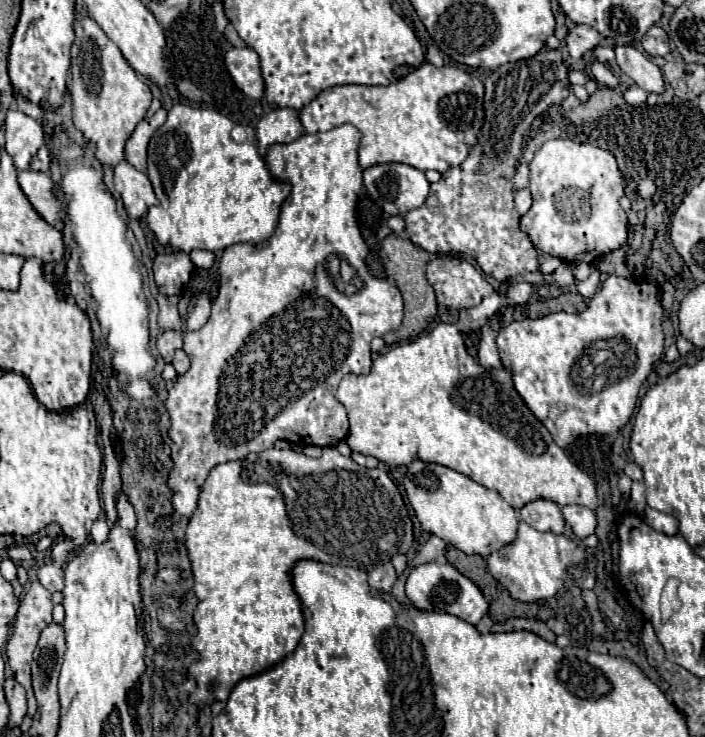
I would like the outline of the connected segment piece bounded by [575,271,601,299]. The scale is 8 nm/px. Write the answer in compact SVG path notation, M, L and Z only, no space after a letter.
M593 271L585 281L577 281L575 279L575 287L577 287L577 291L583 295L583 297L593 297L595 293L597 293L597 287L599 287L599 271Z

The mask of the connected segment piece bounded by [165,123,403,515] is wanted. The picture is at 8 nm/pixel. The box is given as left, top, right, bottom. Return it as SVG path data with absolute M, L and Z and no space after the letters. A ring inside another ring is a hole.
M343 123L331 131L325 133L305 133L299 139L291 141L291 143L275 143L269 147L265 161L269 165L269 171L281 179L291 183L291 193L289 197L283 201L281 211L279 211L279 221L275 227L275 233L265 239L265 243L239 243L239 245L231 245L223 251L221 257L221 265L219 265L219 273L221 273L221 285L219 285L219 295L211 305L211 317L209 321L203 325L203 329L199 331L187 331L183 335L185 341L185 353L189 353L191 359L191 369L183 375L177 377L175 387L169 391L167 397L167 411L171 415L171 457L173 457L173 471L169 475L169 487L173 489L173 509L181 515L191 515L197 509L197 499L201 493L201 485L205 483L209 471L219 465L219 463L227 463L227 461L237 461L237 459L245 459L251 451L265 451L269 447L273 447L273 443L277 439L285 439L289 443L295 445L319 445L319 447L335 447L339 441L343 441L347 437L349 431L349 421L347 421L347 411L345 407L335 401L335 391L337 385L341 381L343 375L347 373L369 373L371 369L371 351L369 351L369 343L373 337L381 337L393 329L397 329L401 325L403 319L403 299L399 289L385 279L373 279L367 271L365 265L365 255L367 255L367 245L361 237L361 231L357 227L357 219L355 219L355 205L357 205L357 197L363 189L363 169L357 161L357 149L359 149L359 141L361 141L361 131L357 127L353 127L351 123Z

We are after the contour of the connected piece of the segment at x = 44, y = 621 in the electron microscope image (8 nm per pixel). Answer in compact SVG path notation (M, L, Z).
M33 581L25 593L25 597L21 599L21 605L19 605L19 611L15 615L15 623L13 623L13 633L7 641L7 657L9 657L9 665L11 665L11 671L15 673L15 679L25 687L27 691L27 713L33 717L35 711L37 711L37 701L35 701L35 695L33 695L33 689L31 689L31 655L33 655L33 649L37 645L37 639L39 639L39 633L45 625L49 625L53 619L51 619L51 609L53 609L53 603L51 603L51 593L39 583L39 581Z

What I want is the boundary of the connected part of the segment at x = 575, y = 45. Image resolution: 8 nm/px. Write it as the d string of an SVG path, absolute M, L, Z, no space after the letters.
M575 25L565 37L567 51L575 59L581 57L585 51L591 51L599 41L601 41L601 35L589 25Z

